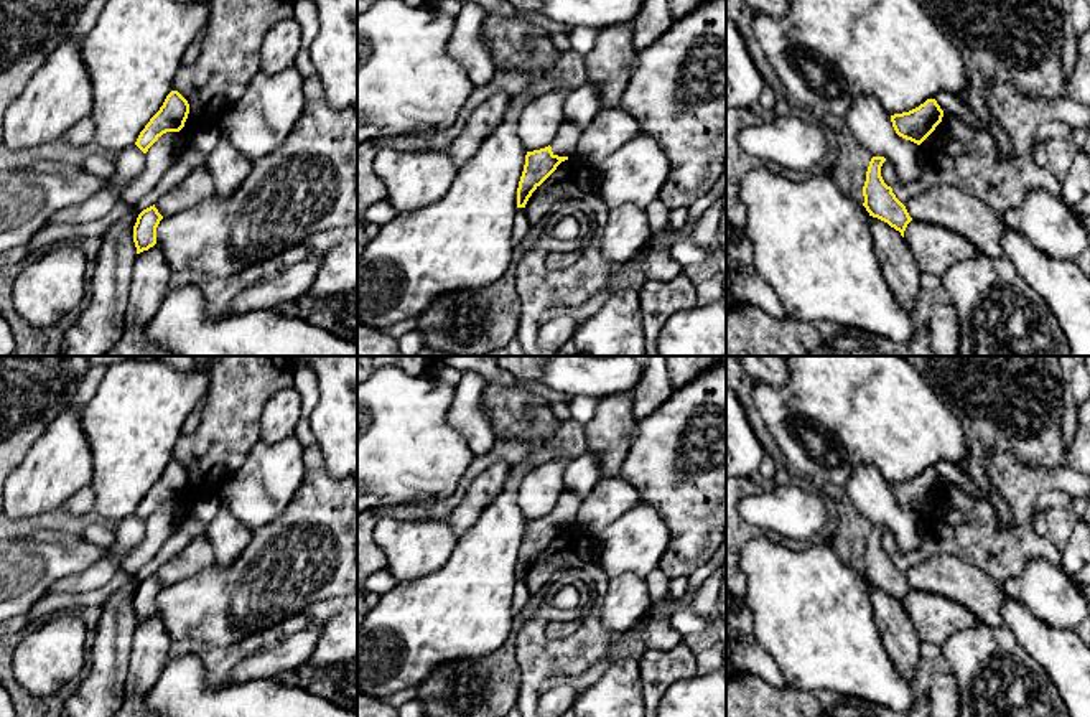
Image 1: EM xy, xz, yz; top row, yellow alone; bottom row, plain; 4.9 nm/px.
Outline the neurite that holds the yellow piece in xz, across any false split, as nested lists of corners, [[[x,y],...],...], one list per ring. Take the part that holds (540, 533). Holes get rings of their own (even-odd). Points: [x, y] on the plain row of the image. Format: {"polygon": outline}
{"polygon": [[[563,491],[553,511],[540,519],[527,521],[524,541],[517,557],[517,577],[525,577],[532,562],[557,539],[557,536],[575,527],[581,498]]]}

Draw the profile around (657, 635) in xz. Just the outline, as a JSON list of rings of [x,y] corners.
[[[668,598],[652,603],[645,625],[639,633],[647,649],[670,651],[683,643],[683,636],[670,626],[672,616],[665,613]]]

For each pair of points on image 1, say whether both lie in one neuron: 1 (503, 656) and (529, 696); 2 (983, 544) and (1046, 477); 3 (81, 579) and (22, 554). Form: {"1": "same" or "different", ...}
{"1": "different", "2": "same", "3": "different"}

